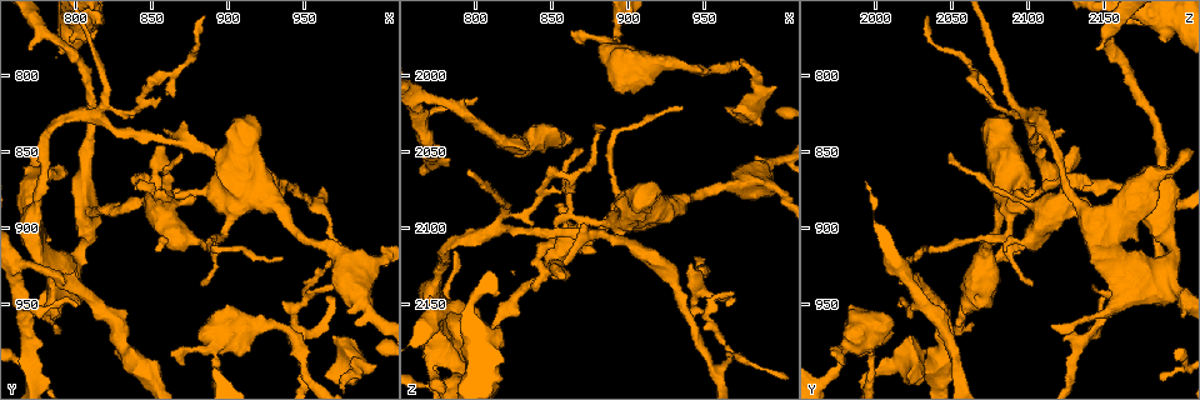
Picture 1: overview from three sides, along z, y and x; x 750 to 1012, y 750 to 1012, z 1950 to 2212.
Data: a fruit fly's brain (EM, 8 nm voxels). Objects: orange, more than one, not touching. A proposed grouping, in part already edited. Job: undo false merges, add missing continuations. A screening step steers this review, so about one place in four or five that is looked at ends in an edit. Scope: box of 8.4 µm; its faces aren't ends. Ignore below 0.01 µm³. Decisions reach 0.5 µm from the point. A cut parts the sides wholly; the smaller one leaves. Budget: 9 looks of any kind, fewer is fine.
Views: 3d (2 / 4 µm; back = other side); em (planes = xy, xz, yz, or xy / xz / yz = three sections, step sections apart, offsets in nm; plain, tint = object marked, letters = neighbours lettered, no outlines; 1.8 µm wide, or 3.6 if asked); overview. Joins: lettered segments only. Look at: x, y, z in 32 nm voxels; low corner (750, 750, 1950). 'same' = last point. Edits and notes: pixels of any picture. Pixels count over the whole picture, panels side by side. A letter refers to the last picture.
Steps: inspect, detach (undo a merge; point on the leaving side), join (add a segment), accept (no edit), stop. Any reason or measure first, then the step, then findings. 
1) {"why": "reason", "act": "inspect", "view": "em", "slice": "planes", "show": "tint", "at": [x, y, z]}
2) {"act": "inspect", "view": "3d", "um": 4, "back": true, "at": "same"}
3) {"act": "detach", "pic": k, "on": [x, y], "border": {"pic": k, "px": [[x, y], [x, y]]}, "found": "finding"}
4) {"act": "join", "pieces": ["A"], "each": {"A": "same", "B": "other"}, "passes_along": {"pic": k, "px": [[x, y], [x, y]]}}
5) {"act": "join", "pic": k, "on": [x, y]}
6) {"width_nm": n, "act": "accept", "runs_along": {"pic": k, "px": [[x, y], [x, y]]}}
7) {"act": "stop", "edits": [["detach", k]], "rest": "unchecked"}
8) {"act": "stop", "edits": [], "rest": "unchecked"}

{"why": "a fork", "act": "inspect", "view": "em", "slice": "xy", "step": 8, "show": "tint", "at": [870, 842, 2102]}

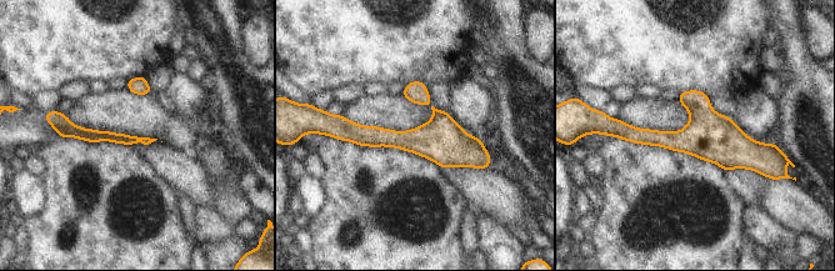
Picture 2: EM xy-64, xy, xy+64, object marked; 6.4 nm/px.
{"why": "another direction", "act": "inspect", "view": "em", "slice": "planes", "show": "letters", "at": "same"}

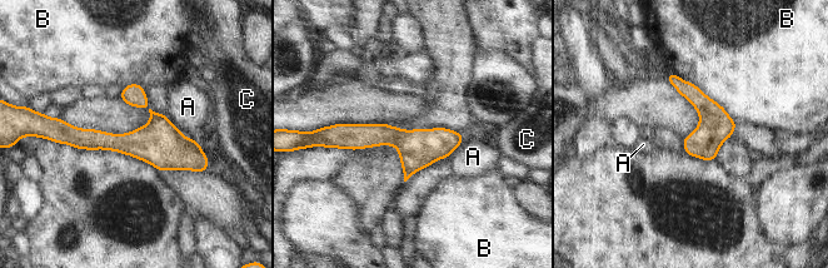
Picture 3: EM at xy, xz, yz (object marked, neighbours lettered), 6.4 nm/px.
{"act": "accept", "each": {"A": "other", "B": "other", "C": "other"}, "runs_along": {"pic": 3, "px": [[58, 128], [203, 160]]}, "found": "continuous, no second neuron"}

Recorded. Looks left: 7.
{"why": "touches itself", "act": "inspect", "view": "em", "um": 3.6, "slice": "planes", "show": "letters", "at": [896, 906, 2082]}

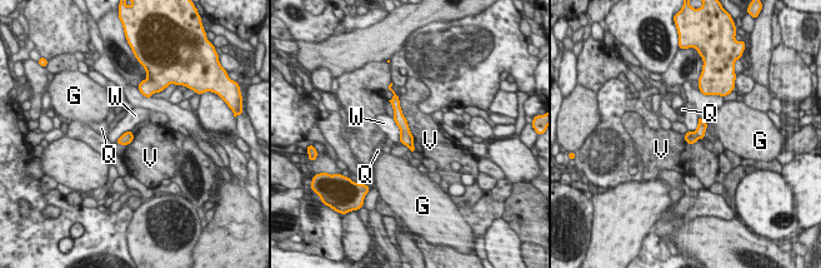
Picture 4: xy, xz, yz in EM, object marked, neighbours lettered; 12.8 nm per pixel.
{"width_nm": 160, "act": "detach", "pic": 4, "on": [701, 127], "each": {"G": "other", "Q": "other", "V": "other", "W": "other"}, "border": {"pic": 4, "px": [[694, 132], [699, 138]]}, "found": "a second neuron is stuck on"}

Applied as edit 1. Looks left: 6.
{"act": "inspect", "view": "em", "slice": "planes", "show": "letters", "at": [968, 972, 2024]}

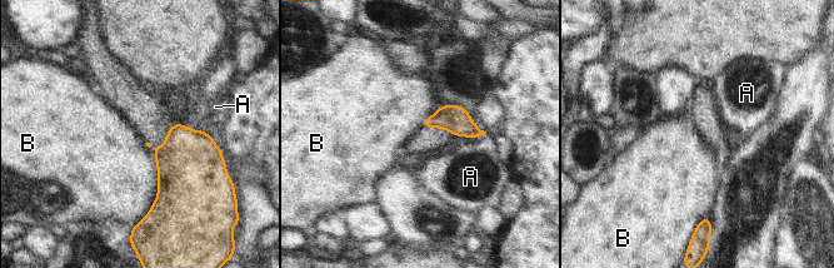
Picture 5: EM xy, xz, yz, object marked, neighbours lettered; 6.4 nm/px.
{"act": "accept", "each": {"A": "other", "B": "other"}, "border": {"pic": 5, "px": [[154, 152], [156, 197], [143, 217]]}, "found": "none of them fits"}

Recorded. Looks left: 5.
{"why": "looks like a crossing", "act": "inspect", "view": "3d", "um": 2, "at": [814, 826, 2102]}

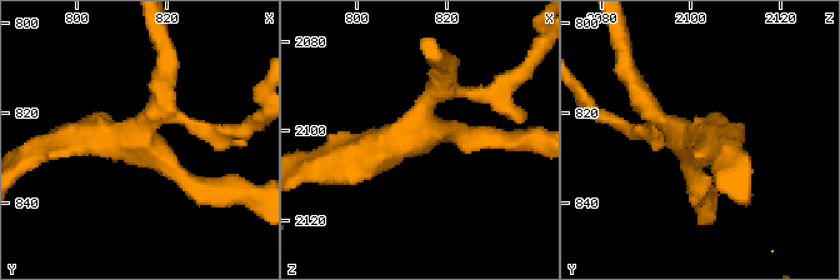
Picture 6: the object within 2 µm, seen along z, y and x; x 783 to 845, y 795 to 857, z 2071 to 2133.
{"arms": 4, "act": "inspect", "view": "em", "slice": "planes", "show": "tint", "at": [814, 827, 2100]}

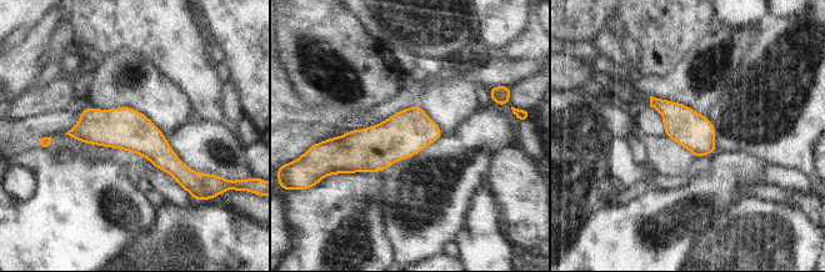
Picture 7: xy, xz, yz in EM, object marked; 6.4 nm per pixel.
{"why": "see the neighbours", "act": "inspect", "view": "em", "slice": "planes", "show": "letters", "at": "same"}

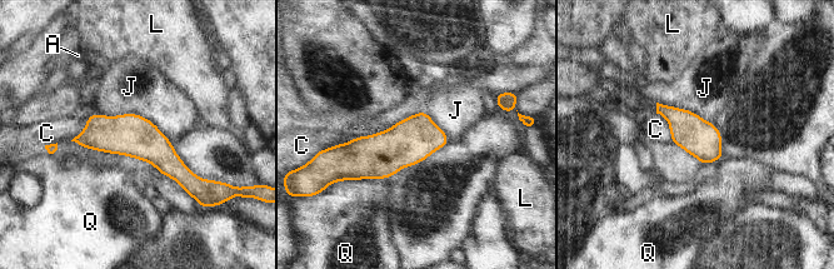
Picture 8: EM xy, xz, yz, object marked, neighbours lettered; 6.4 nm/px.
{"act": "accept", "each": {"A": "other", "C": "other", "J": "other", "L": "other", "Q": "other"}, "runs_along": {"pic": 8, "px": [[78, 139], [141, 139], [194, 187]]}, "found": "continuous, no second neuron"}

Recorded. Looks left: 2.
{"act": "stop", "edits": [["detach", 4]], "rest": "unchecked"}

